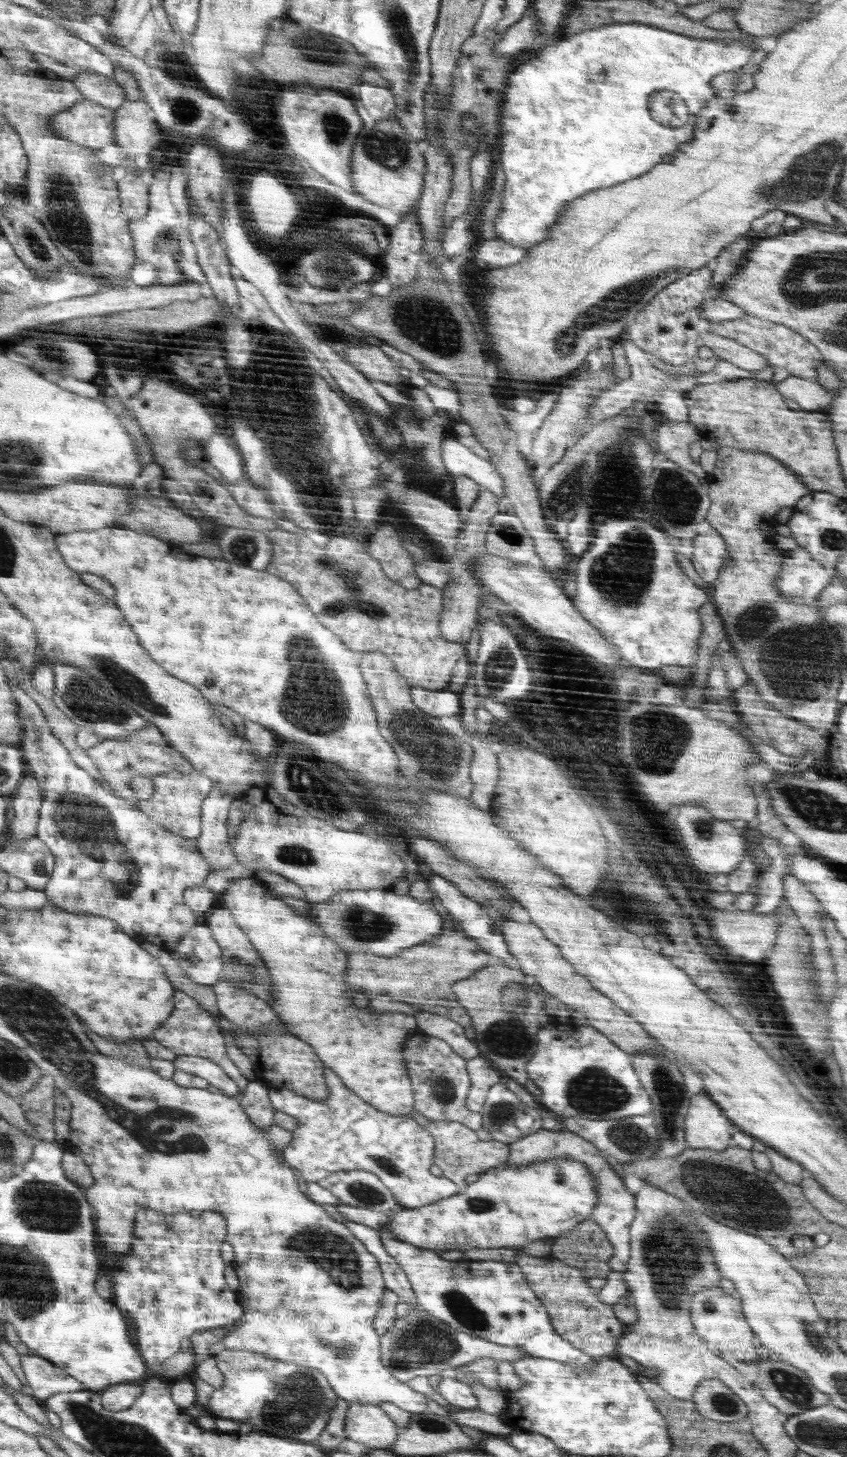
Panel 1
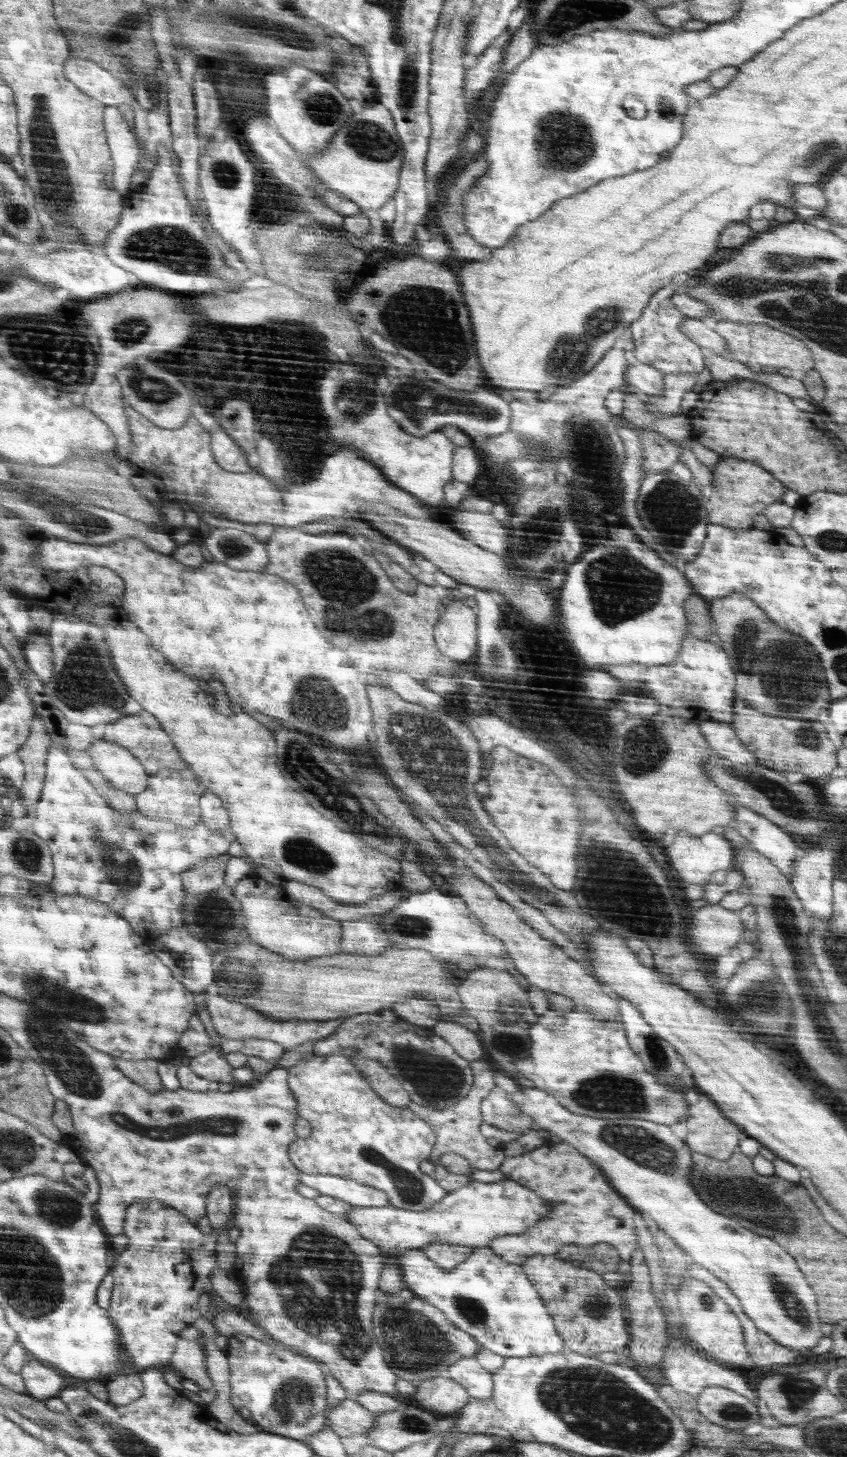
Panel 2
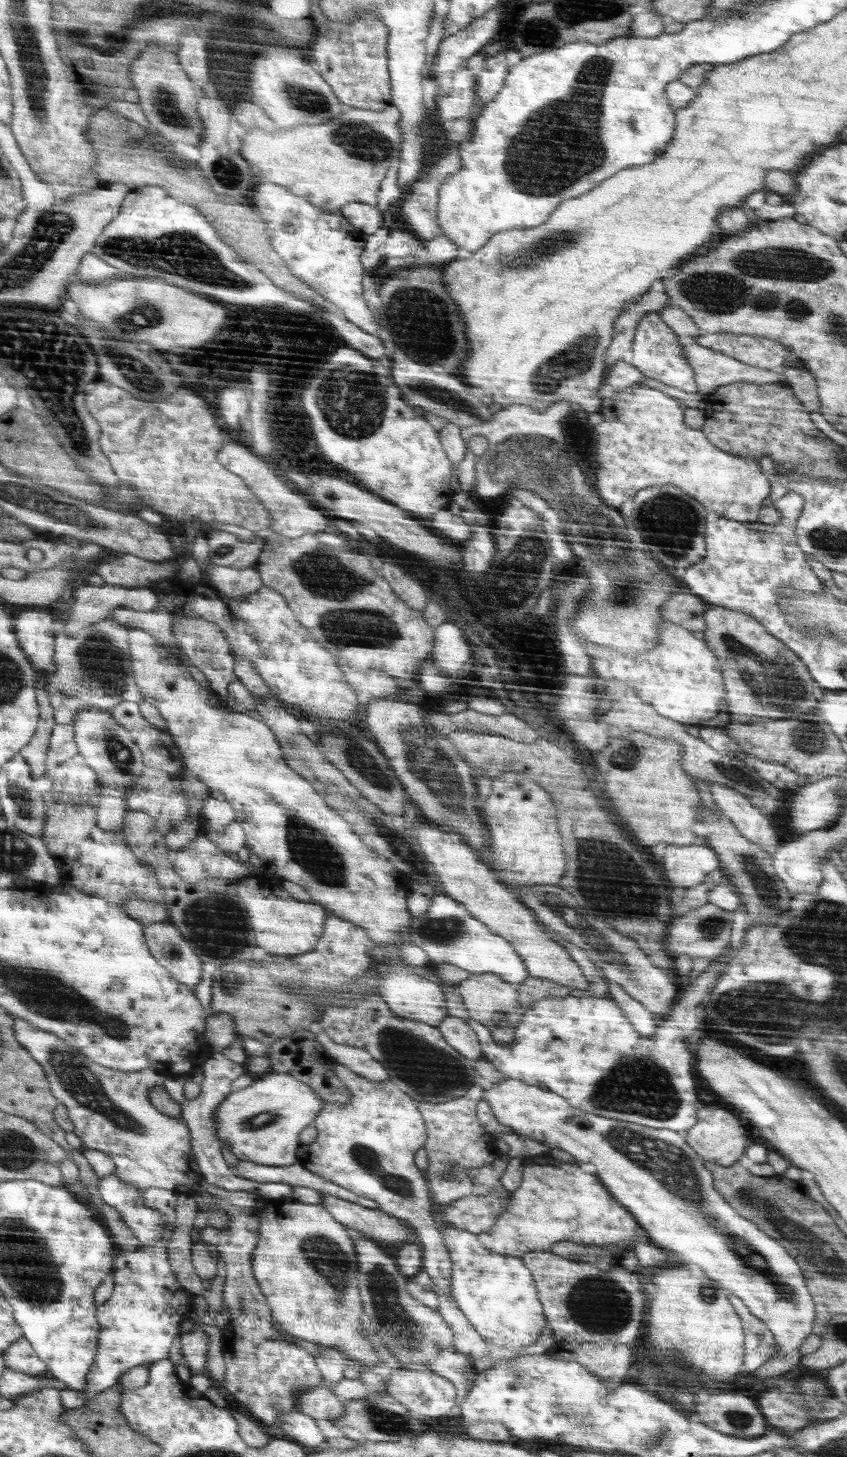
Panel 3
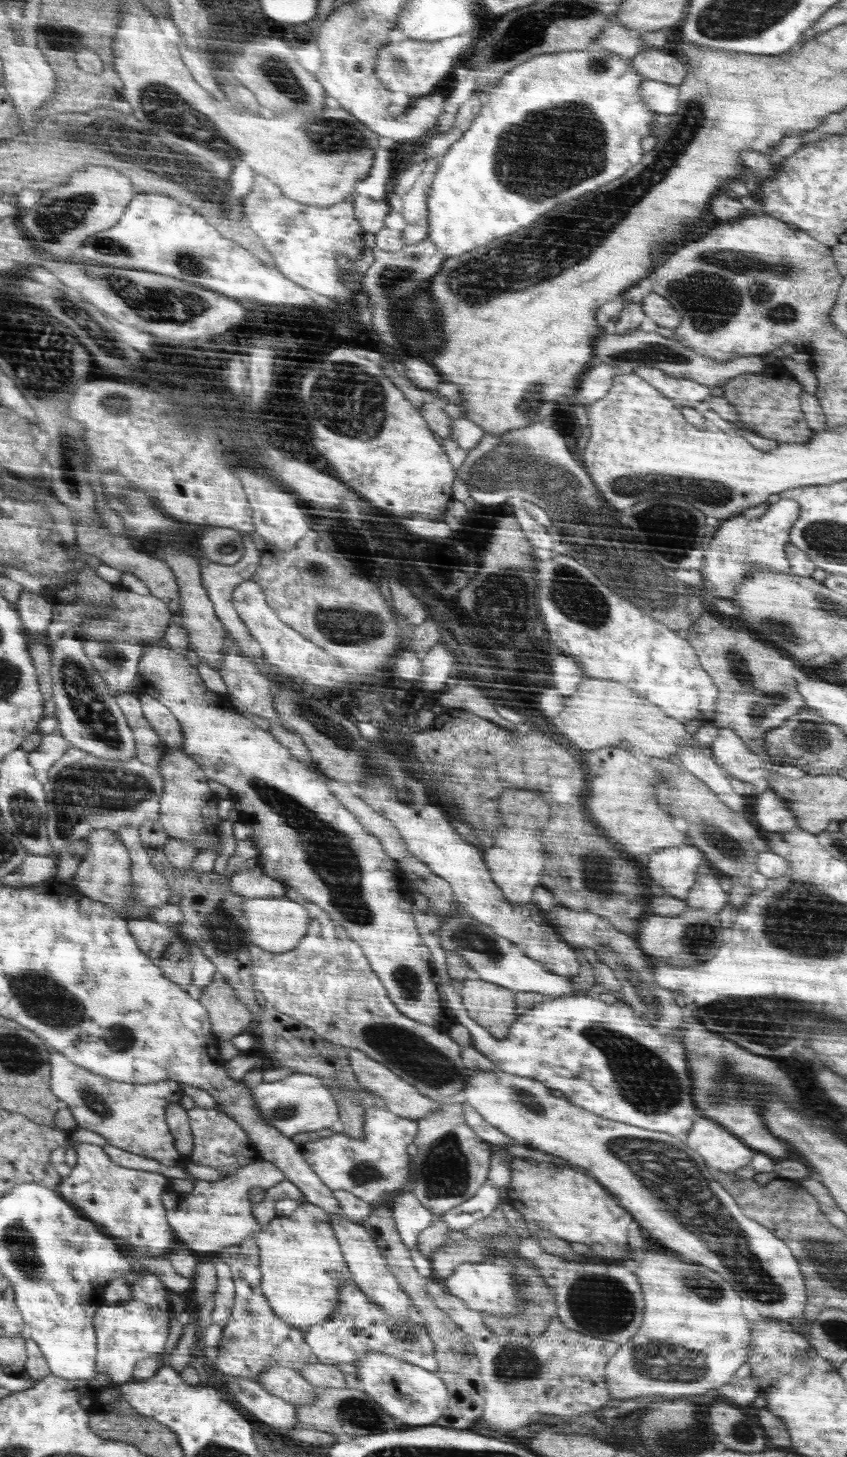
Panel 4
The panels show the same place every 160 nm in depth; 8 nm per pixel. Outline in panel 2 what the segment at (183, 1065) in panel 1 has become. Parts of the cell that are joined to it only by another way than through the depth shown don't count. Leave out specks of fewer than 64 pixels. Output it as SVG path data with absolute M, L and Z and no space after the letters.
M215 1040L215 1049L209 1050L195 1059L191 1058L190 1065L192 1070L202 1078L231 1084L235 1081L231 1075L233 1068L227 1063L224 1054L221 1054L219 1044L220 1040Z

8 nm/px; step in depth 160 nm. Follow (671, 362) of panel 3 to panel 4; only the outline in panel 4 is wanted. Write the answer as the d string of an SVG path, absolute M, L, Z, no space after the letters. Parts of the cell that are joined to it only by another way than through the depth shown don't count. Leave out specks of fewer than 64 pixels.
M642 365L633 370L638 376L649 381L654 388L657 388L663 395L679 407L696 407L708 396L724 396L724 383L719 383L715 388L708 388L690 378L672 377L662 370Z

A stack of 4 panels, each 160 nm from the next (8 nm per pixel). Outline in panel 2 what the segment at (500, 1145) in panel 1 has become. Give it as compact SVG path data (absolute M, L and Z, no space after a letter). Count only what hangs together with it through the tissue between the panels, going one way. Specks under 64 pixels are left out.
M475 1060L474 1062L470 1063L473 1069L473 1088L469 1091L469 1094L465 1097L465 1099L458 1101L456 1104L454 1104L454 1106L450 1106L446 1109L429 1107L420 1104L412 1104L411 1106L414 1114L422 1117L422 1120L429 1121L429 1123L432 1125L434 1132L436 1132L437 1140L433 1150L433 1156L431 1156L430 1159L430 1162L432 1162L432 1164L434 1164L435 1166L435 1170L431 1176L438 1180L438 1184L440 1184L447 1190L447 1194L448 1192L452 1192L458 1190L459 1188L465 1187L469 1183L470 1177L468 1175L465 1175L464 1173L458 1174L450 1172L446 1166L441 1164L440 1160L442 1155L450 1153L459 1154L469 1162L469 1165L472 1168L477 1168L478 1170L499 1169L502 1166L502 1163L504 1163L506 1160L506 1147L504 1145L494 1147L494 1144L490 1144L490 1140L487 1140L486 1136L483 1136L480 1133L479 1129L479 1126L481 1124L486 1124L485 1116L482 1116L482 1104L484 1103L486 1096L489 1096L492 1088L497 1086L495 1080L495 1071L497 1068L492 1068L492 1066L488 1066L486 1062L490 1061Z

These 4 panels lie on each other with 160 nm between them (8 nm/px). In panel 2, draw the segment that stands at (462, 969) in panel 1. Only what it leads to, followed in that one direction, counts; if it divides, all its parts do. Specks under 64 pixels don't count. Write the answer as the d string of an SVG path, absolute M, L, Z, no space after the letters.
M240 939L240 942L236 944L236 948L229 951L218 951L213 953L214 956L214 972L216 973L215 985L218 985L216 994L230 1000L230 1002L238 1002L238 1004L244 1004L244 1006L250 1006L260 1011L263 1015L270 1017L270 1020L278 1020L278 1022L296 1022L304 1020L304 1022L318 1022L326 1021L331 1023L337 1023L339 1020L351 1017L352 1015L361 1015L369 1012L380 1011L381 1009L392 1009L396 1004L402 1003L402 1001L410 999L418 999L422 996L422 999L428 1001L434 1001L434 1005L437 1005L439 1011L442 1014L456 1015L465 1012L464 1006L461 1004L461 998L457 995L457 990L461 986L462 982L467 978L467 972L458 968L457 963L444 962L444 960L438 960L431 955L431 952L422 949L388 949L387 951L378 953L378 956L358 956L358 954L346 954L338 953L336 956L320 956L320 958L314 958L314 960L308 960L308 962L292 962L292 960L286 960L266 948L262 948L259 944L250 944L248 940Z

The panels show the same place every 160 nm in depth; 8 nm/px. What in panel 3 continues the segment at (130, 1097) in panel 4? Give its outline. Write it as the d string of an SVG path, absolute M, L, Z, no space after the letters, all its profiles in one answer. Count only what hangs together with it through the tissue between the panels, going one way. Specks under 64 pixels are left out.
M18 1018L18 1040L30 1052L34 1052L34 1058L44 1064L53 1085L53 1094L69 1109L71 1119L75 1124L75 1133L82 1137L85 1146L90 1150L108 1152L118 1168L117 1174L130 1186L137 1186L143 1192L149 1188L166 1188L180 1194L197 1193L196 1186L205 1180L205 1172L202 1170L199 1158L194 1154L193 1130L185 1117L179 1119L164 1111L158 1110L150 1096L152 1090L167 1081L166 1074L156 1069L146 1069L140 1072L126 1072L106 1065L95 1063L73 1044L62 1040L60 1036L54 1036L52 1032L44 1032L36 1028L34 1024Z

